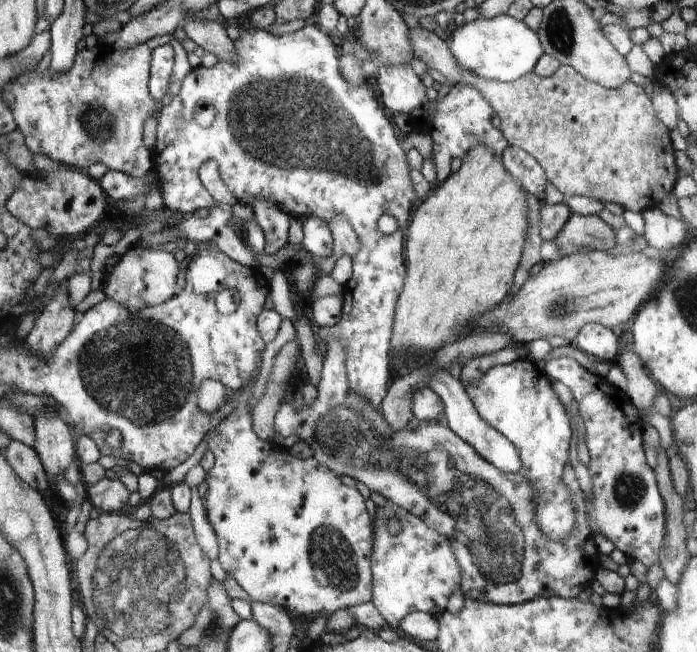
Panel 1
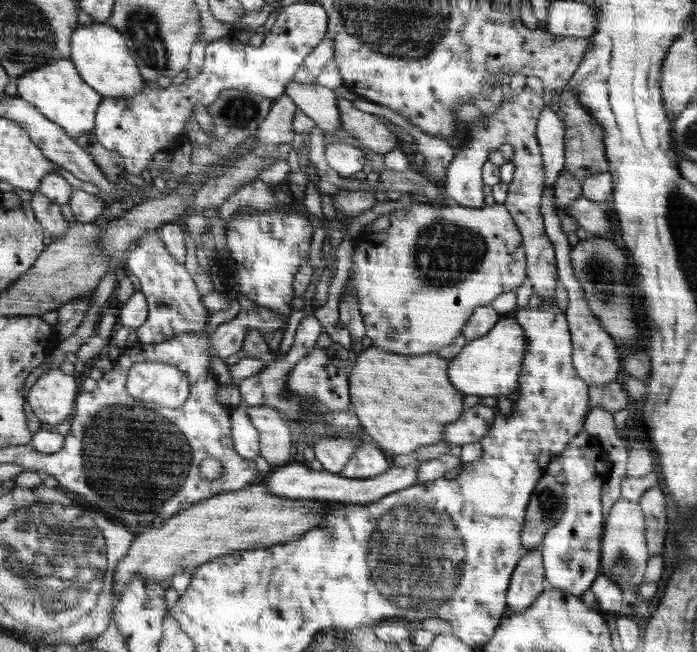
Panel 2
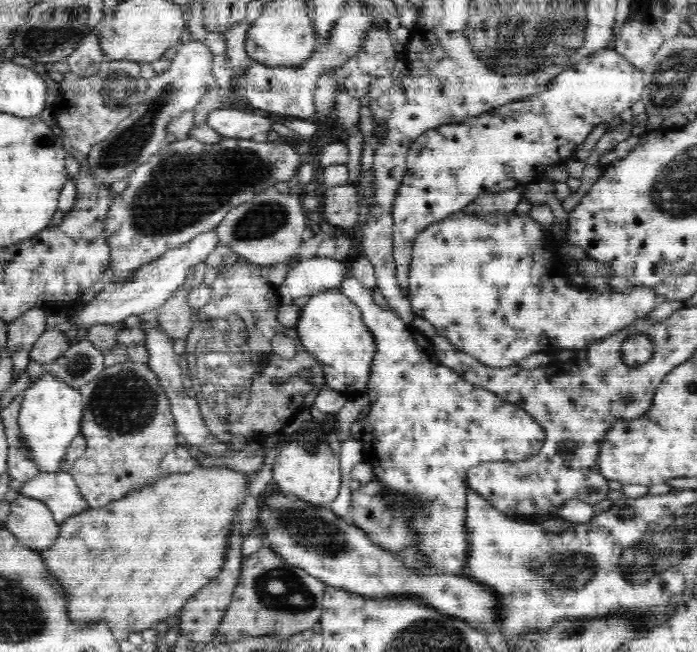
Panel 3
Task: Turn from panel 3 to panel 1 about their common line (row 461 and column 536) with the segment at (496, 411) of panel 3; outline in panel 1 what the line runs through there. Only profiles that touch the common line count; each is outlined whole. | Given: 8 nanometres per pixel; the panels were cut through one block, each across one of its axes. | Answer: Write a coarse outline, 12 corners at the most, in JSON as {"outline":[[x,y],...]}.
{"outline":[[517,359],[465,389],[517,447],[538,526],[574,530],[572,430],[545,370]]}

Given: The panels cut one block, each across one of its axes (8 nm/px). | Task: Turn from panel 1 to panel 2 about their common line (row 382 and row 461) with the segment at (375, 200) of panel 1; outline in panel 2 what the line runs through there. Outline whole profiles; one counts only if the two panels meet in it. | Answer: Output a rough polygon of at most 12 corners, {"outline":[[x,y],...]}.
{"outline":[[362,442],[343,475],[360,480],[390,468],[382,450]]}

